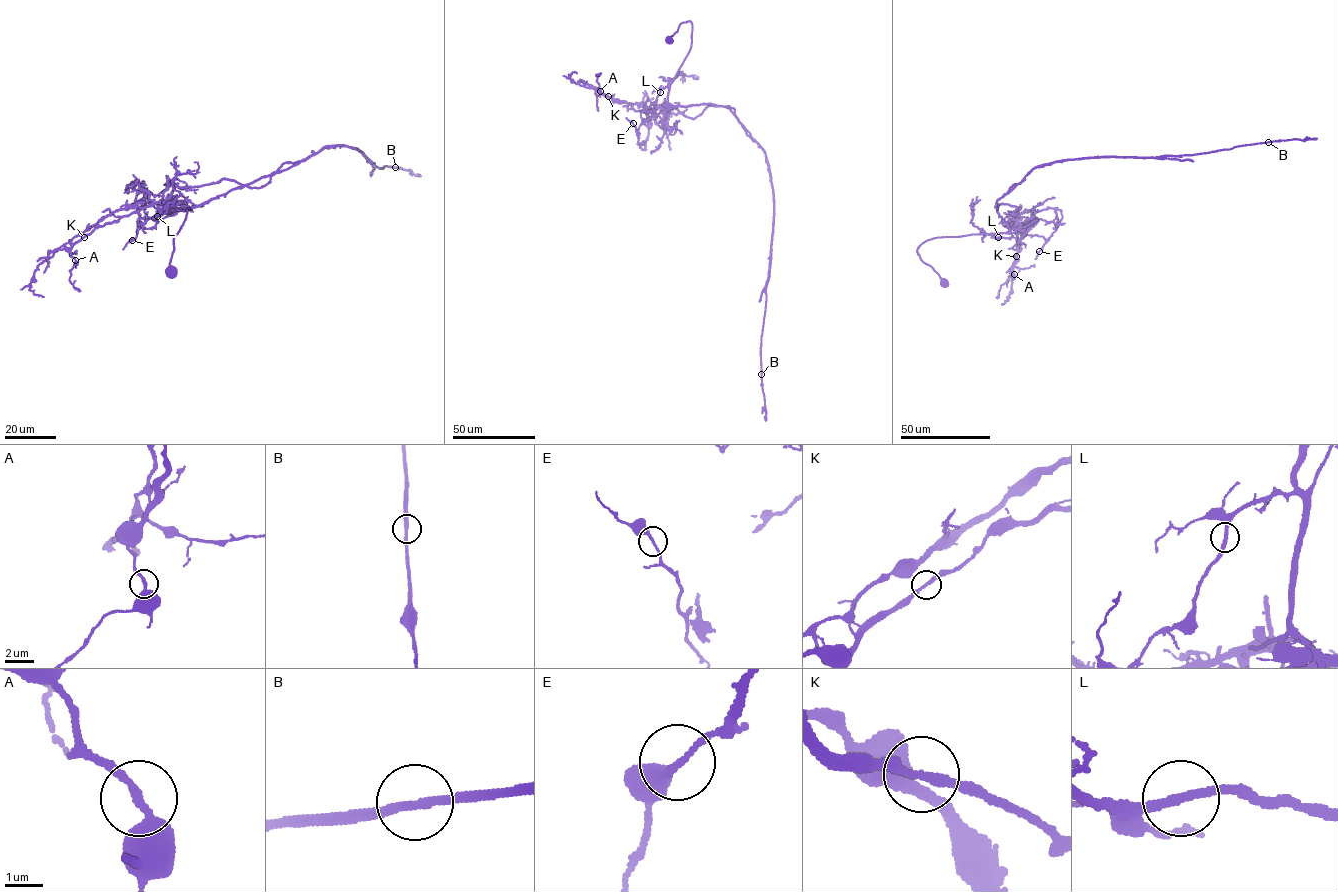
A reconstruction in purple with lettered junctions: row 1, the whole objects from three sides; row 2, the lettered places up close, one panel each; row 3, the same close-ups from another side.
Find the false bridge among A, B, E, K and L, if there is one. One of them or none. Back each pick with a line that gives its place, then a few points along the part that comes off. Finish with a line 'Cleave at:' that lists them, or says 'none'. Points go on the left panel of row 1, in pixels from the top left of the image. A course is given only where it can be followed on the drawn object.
K: at (84, 237); foreign part runs (84, 237), (178, 186), (225, 178), (263, 187), (283, 164), (326, 147), (361, 152), (376, 167), (370, 176)
Cleave at: K

